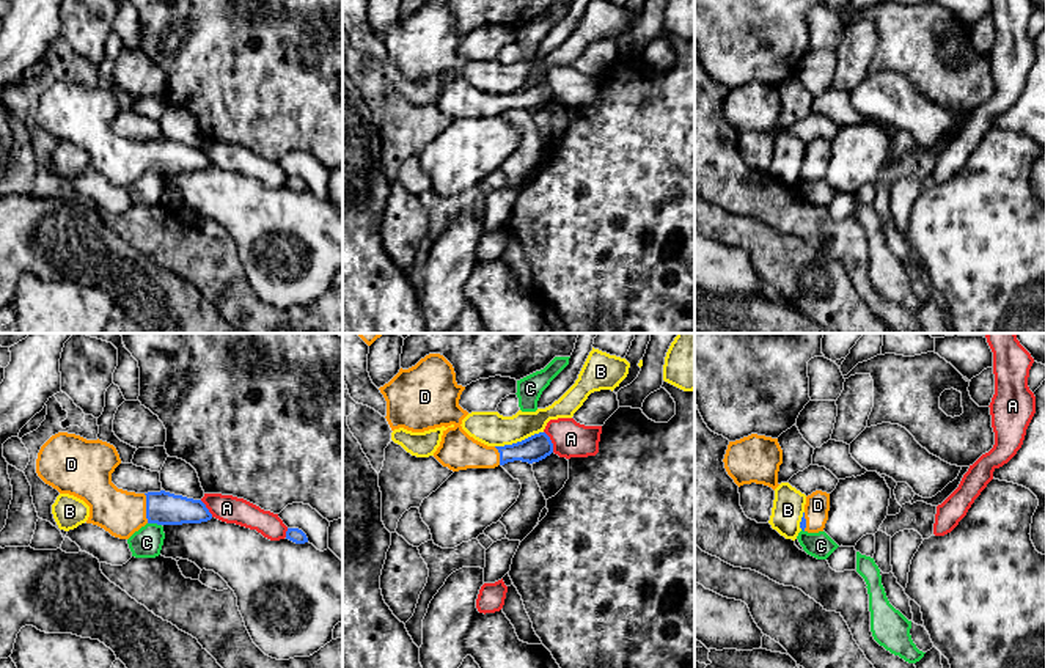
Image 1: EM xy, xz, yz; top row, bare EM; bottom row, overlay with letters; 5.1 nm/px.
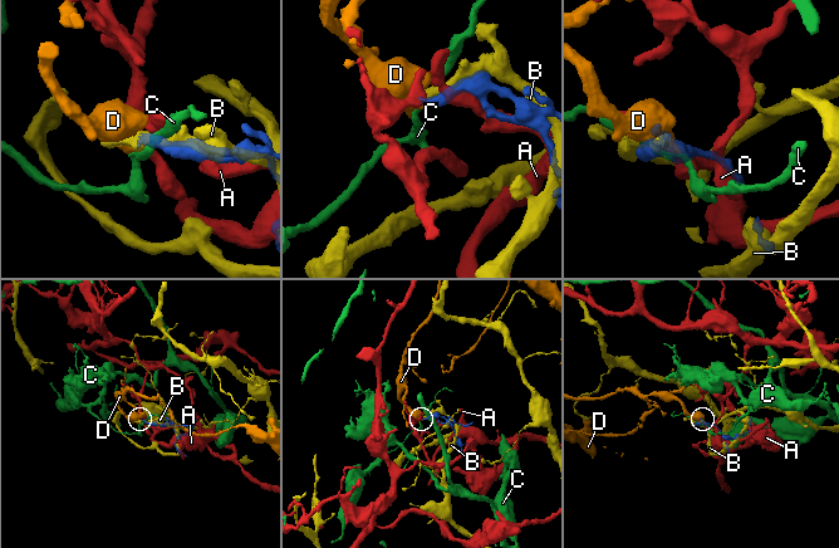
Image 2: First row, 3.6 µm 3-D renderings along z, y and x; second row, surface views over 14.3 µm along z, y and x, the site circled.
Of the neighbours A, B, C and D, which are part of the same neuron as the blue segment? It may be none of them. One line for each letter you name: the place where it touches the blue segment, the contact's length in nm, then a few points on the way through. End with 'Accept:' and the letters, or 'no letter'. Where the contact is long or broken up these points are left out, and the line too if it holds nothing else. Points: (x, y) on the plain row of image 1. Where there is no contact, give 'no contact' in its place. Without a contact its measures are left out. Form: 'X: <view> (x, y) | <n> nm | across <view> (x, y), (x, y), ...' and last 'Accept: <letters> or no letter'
D: xy (146, 156) | 150 nm | across xy (162, 156), (146, 156), (121, 161)
Accept: D

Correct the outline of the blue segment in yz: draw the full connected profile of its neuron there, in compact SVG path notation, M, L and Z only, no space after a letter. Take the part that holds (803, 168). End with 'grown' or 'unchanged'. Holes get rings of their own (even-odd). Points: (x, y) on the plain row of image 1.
M816 138L806 145L805 160L800 176L808 181L823 179L828 168L830 141Z; grown

